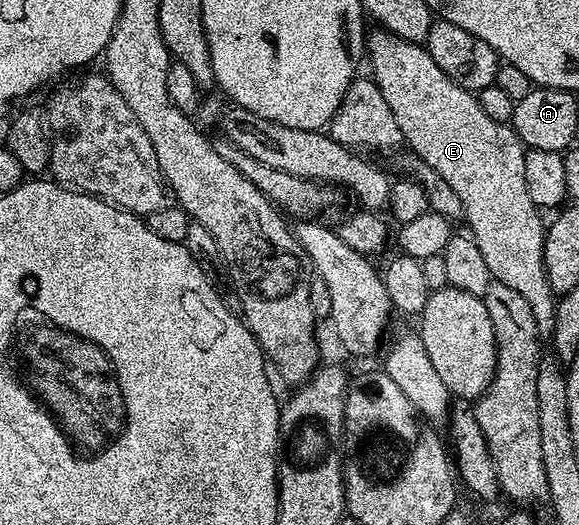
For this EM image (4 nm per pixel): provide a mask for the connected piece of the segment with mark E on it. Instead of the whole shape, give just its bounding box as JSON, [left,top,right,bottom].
[367,29,558,336]

